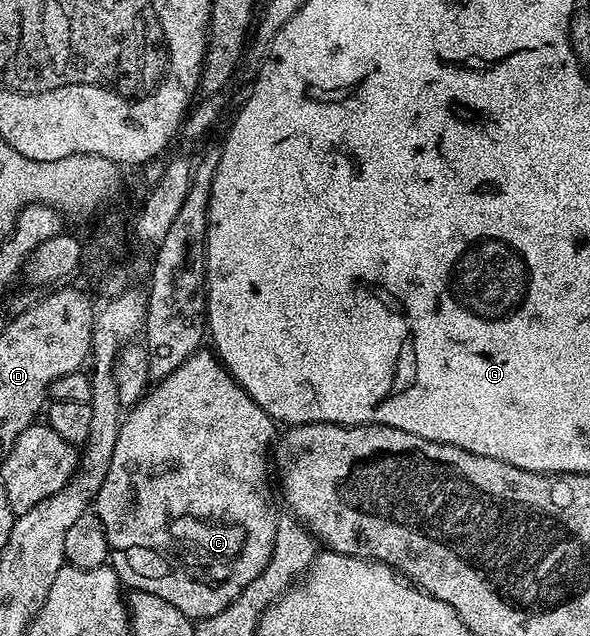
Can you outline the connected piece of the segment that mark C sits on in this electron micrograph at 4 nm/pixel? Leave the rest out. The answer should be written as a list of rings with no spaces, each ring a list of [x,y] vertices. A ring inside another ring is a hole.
[[[205,347],[191,354],[177,370],[158,380],[145,396],[124,414],[115,439],[115,452],[111,455],[111,467],[107,467],[107,479],[103,479],[103,487],[99,487],[95,502],[95,512],[103,523],[103,531],[109,544],[108,564],[113,566],[122,586],[133,591],[147,591],[151,595],[159,595],[159,599],[167,599],[171,607],[179,607],[183,615],[190,619],[200,619],[219,615],[219,611],[230,605],[265,570],[273,554],[275,531],[279,527],[277,509],[273,506],[273,493],[269,490],[271,446],[275,441],[273,428],[273,418],[267,415],[267,411],[263,411],[263,407],[259,407],[259,403],[255,403],[255,399],[251,399],[251,395],[247,395],[247,391],[243,391],[243,387],[239,387],[239,383],[226,371],[217,354]]]

